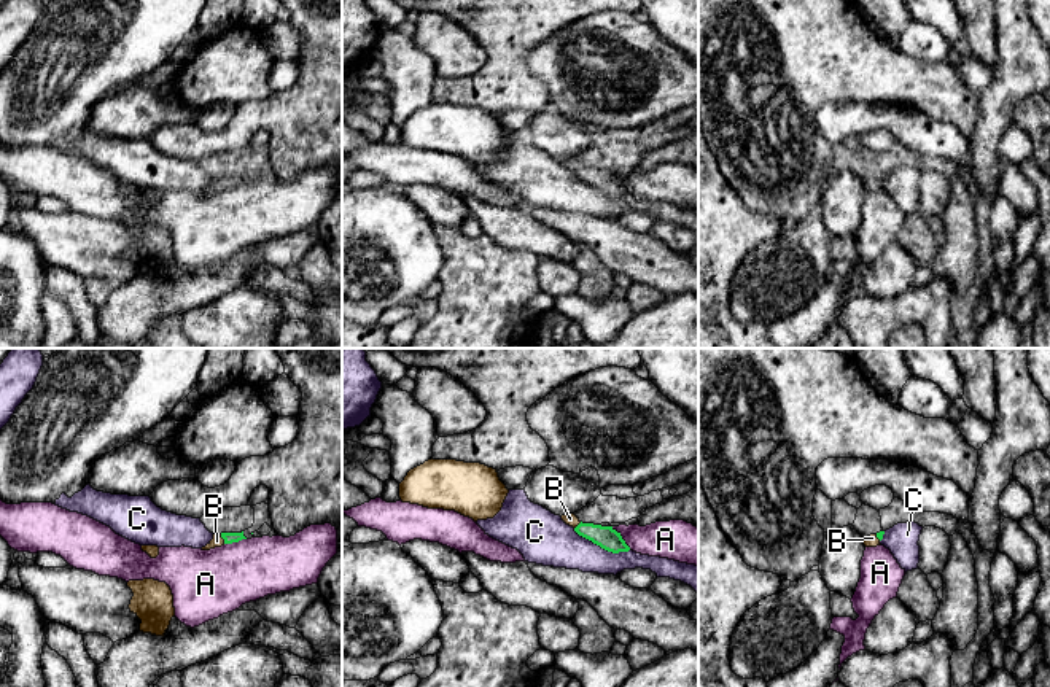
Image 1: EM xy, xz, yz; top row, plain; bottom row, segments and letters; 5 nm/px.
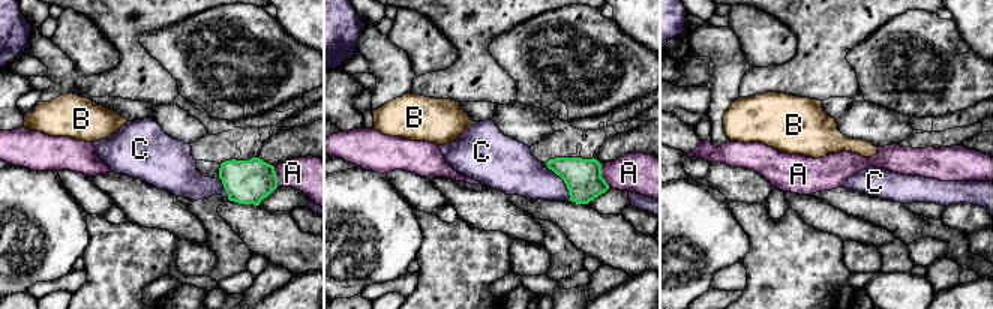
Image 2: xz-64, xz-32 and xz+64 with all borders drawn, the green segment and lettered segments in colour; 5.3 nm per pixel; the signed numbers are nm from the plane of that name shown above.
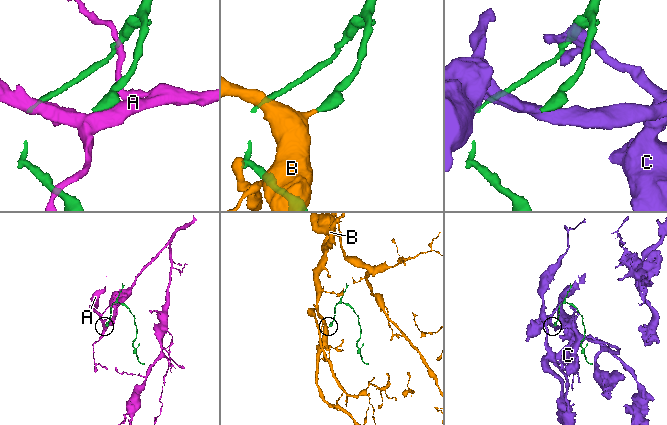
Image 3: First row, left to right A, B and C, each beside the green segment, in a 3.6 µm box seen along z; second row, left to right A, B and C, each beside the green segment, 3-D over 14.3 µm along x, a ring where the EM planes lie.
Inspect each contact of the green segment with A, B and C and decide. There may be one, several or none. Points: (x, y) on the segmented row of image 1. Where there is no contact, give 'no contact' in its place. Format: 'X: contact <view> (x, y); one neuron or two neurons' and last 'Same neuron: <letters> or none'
A: contact xz (621, 538); two neurons
B: contact xy (223, 538); one neuron
C: contact xz (602, 547); two neurons
Same neuron: B

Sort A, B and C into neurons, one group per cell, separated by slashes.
A / B / C

